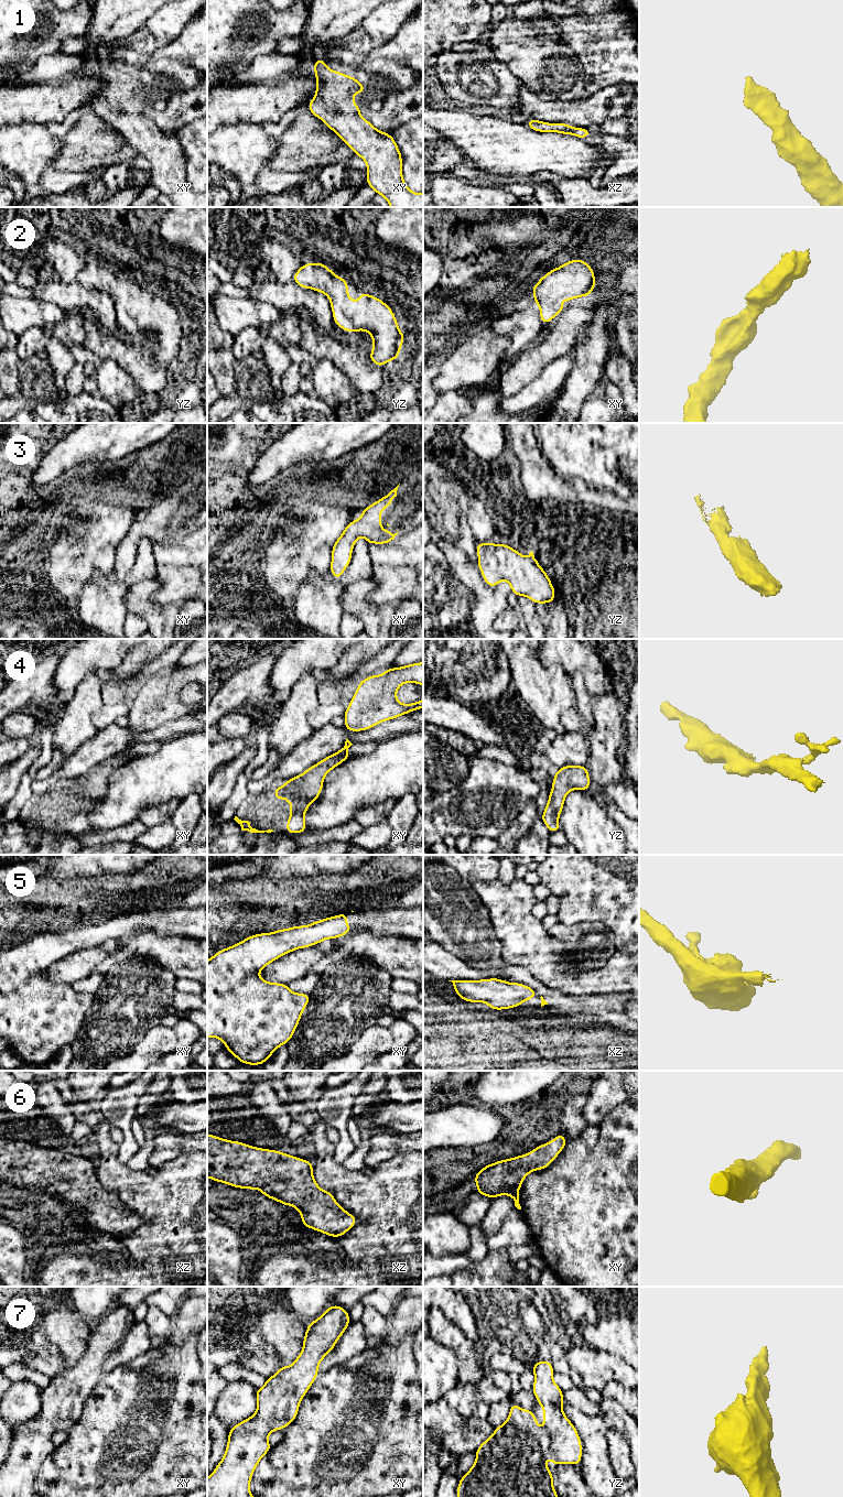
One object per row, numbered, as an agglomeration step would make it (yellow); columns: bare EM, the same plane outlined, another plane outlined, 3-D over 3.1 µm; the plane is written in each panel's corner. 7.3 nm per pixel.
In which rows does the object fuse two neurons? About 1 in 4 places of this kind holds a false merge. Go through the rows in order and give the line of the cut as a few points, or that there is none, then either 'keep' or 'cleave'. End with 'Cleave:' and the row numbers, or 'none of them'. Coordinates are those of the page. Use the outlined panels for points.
1: cut none; keep
2: cut none; keep
3: cut none; keep
4: cut none; keep
5: cut none; keep
6: cut none; keep
7: cut none; keep
Cleave: none of them

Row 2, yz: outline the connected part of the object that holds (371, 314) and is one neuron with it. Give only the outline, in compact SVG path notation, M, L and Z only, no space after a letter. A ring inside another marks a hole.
M322 262L305 263L294 273L292 279L300 288L322 292L331 302L335 325L346 333L366 330L372 338L374 347L369 358L377 367L385 366L391 360L399 358L399 352L406 335L398 328L398 321L383 301L377 296L360 291L359 301L352 300L348 295L348 281L336 275Z

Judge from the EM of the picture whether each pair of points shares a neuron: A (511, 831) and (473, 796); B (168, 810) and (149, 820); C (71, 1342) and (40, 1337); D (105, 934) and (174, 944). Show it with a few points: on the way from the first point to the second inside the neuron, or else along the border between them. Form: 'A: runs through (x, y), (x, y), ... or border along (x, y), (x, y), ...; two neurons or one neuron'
A: border along (510, 822), (496, 838); two neurons
B: runs through (163, 812), (153, 815); one neuron
C: runs through (63, 1334), (47, 1334); one neuron
D: border along (140, 929), (151, 929), (160, 934), (170, 935); two neurons

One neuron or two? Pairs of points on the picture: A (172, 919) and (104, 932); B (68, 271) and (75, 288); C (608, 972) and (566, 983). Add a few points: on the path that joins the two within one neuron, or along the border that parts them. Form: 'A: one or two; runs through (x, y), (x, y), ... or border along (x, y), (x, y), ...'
A: one; runs through (155, 919), (134, 920), (120, 926)
B: two; border along (55, 278), (64, 282), (75, 280)
C: one; runs through (598, 980), (576, 982)

